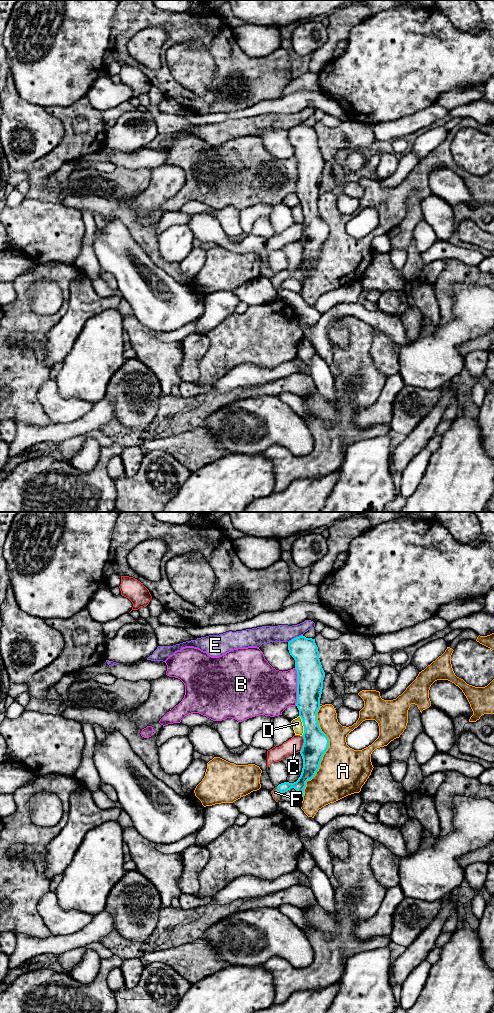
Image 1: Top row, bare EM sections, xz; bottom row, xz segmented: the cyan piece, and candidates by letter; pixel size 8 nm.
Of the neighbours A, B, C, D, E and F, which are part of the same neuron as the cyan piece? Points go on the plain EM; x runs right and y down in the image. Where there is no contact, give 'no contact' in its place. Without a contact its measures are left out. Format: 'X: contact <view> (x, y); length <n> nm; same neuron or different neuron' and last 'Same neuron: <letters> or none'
A: contact xz (325, 239); length 750 nm; different neuron
B: contact xz (297, 175); length 300 nm; different neuron
C: contact xz (303, 232); length 130 nm; different neuron
D: contact xz (303, 213); length 170 nm; different neuron
E: contact xz (296, 125); length 140 nm; different neuron
F: contact xz (279, 278); length 80 nm; same neuron
Same neuron: F

